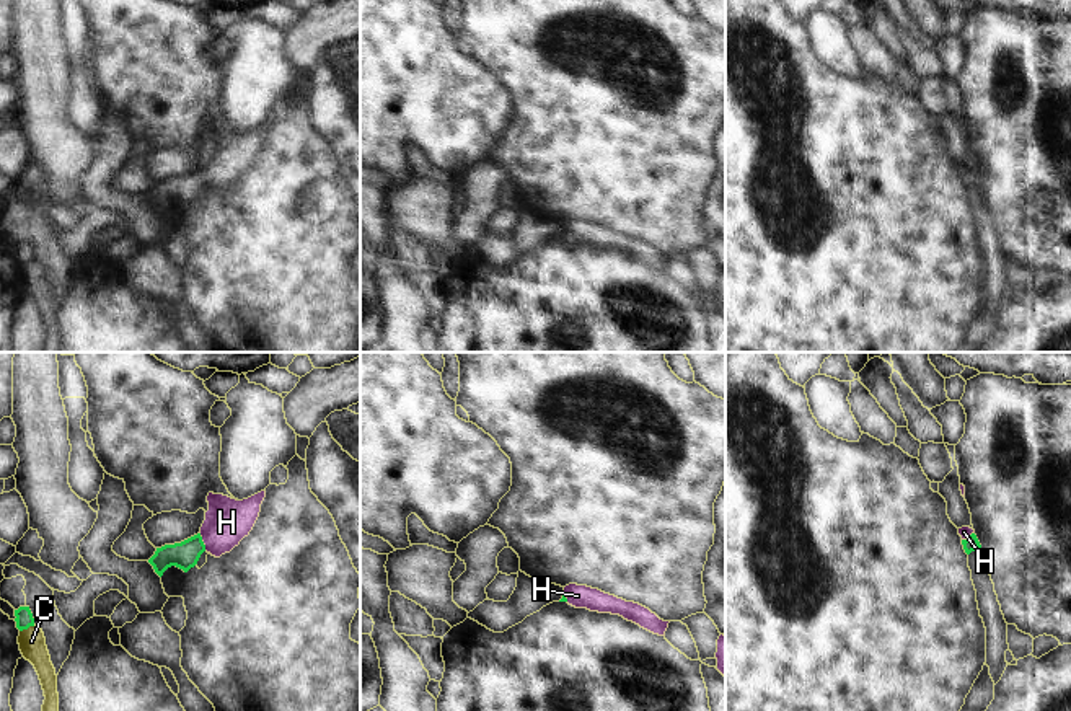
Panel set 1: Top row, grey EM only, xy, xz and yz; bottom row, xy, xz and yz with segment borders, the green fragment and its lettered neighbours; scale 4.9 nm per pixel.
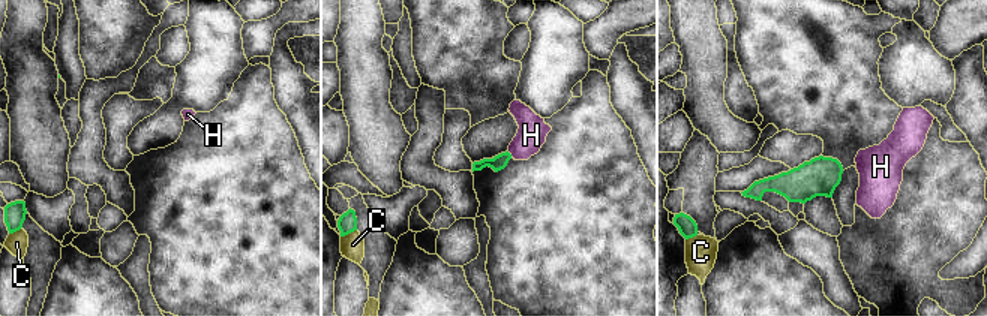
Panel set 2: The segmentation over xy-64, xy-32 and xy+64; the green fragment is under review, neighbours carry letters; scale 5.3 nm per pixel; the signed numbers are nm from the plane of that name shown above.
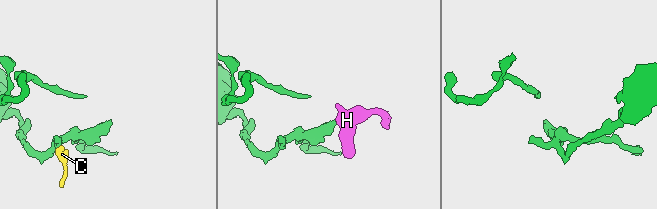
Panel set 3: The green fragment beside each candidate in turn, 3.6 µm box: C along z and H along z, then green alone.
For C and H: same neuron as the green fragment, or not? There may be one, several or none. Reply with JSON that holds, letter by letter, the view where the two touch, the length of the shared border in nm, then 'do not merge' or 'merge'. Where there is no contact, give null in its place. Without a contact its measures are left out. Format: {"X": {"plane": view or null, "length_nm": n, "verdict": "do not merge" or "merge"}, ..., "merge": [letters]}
{"C": {"plane": "xy", "length_nm": 90, "verdict": "do not merge"}, "H": {"plane": "xy", "length_nm": 100, "verdict": "merge"}, "merge": ["H"]}

